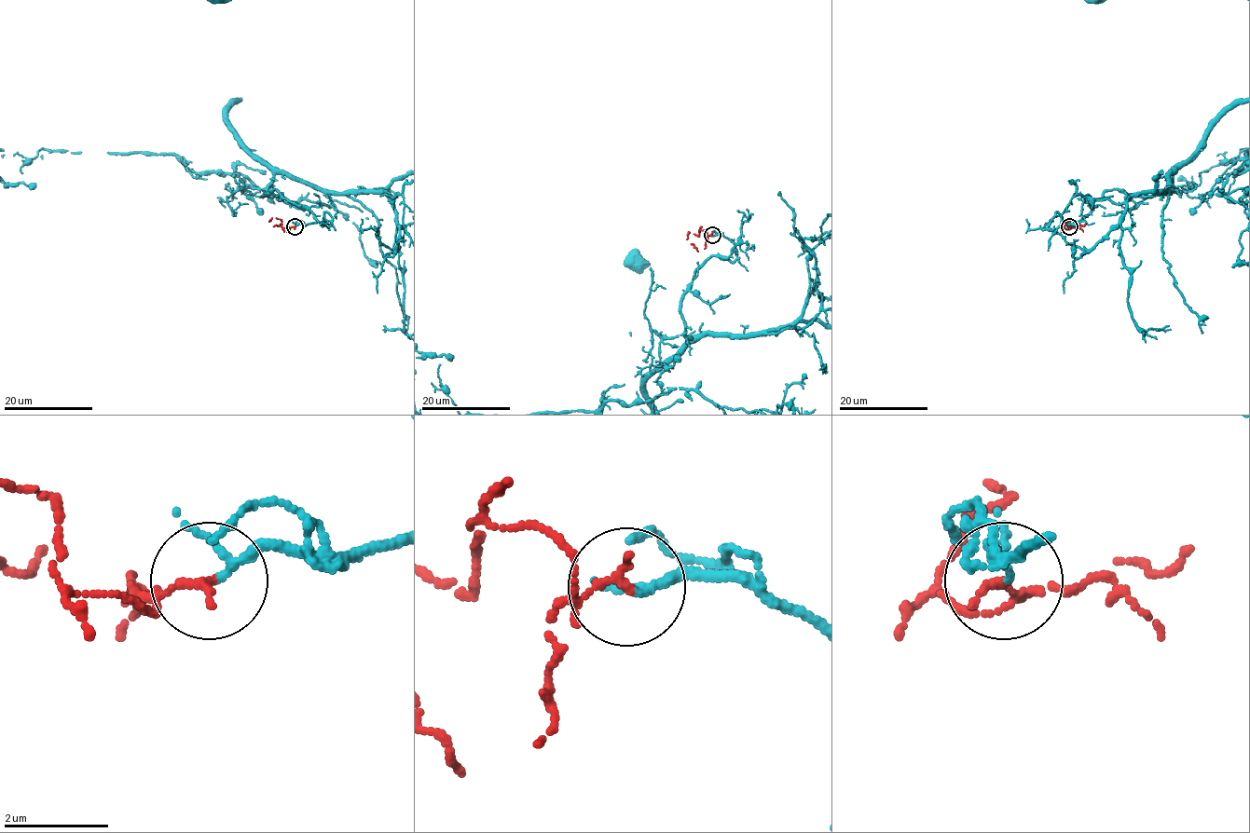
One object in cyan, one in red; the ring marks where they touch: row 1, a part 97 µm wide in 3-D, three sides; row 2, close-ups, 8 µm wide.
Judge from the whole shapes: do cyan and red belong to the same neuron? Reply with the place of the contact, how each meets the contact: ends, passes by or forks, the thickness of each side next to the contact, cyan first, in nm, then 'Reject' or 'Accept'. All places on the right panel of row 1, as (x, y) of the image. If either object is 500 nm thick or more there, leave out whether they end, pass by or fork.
Place: (1069, 226). At the ring cyan passes by. At the ring red ends. Thickness 110 nm (cyan) against 180 nm. Accept

